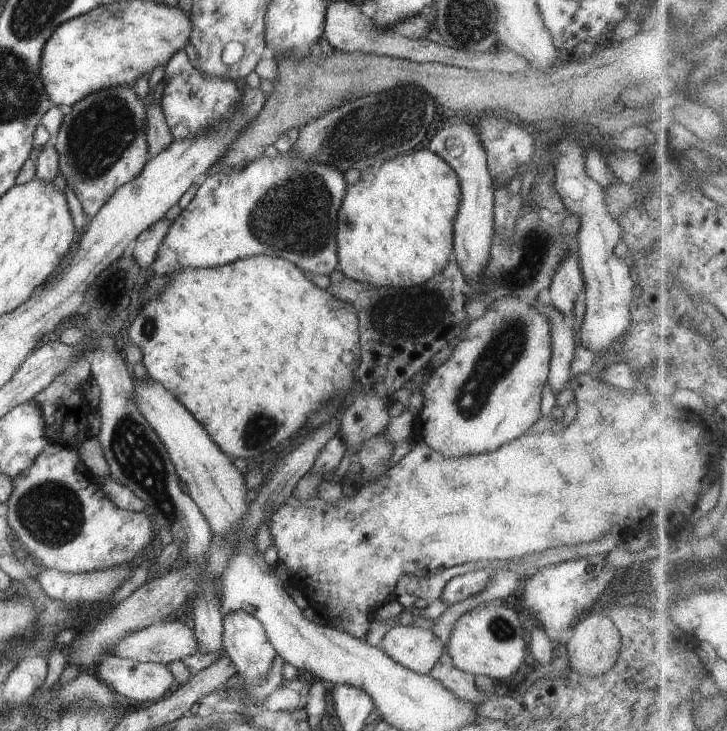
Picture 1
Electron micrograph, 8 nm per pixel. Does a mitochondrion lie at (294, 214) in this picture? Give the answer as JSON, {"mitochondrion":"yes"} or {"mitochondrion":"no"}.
{"mitochondrion":"yes"}

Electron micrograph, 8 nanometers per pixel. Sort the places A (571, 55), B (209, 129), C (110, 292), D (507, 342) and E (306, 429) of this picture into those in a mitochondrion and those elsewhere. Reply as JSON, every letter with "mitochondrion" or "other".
{"A":"other","B":"other","C":"mitochondrion","D":"mitochondrion","E":"other"}

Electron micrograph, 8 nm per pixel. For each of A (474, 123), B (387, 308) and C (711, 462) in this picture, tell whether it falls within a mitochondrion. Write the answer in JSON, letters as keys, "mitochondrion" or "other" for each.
{"A":"other","B":"mitochondrion","C":"other"}

